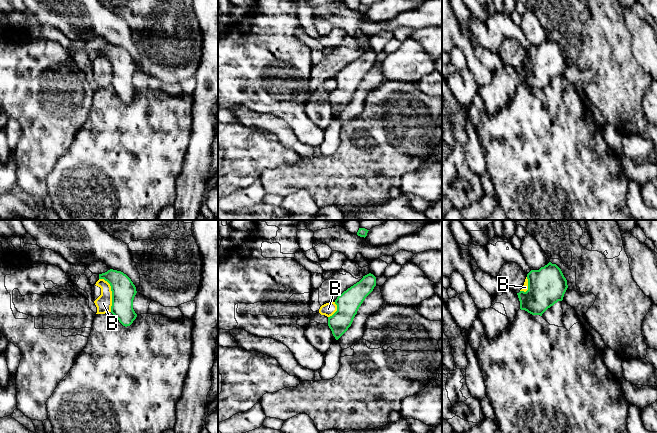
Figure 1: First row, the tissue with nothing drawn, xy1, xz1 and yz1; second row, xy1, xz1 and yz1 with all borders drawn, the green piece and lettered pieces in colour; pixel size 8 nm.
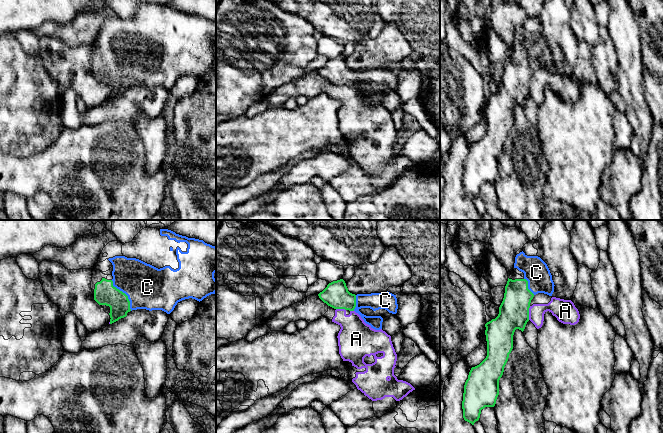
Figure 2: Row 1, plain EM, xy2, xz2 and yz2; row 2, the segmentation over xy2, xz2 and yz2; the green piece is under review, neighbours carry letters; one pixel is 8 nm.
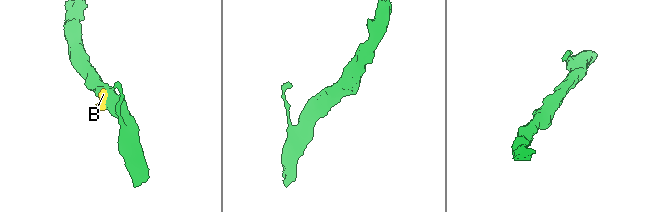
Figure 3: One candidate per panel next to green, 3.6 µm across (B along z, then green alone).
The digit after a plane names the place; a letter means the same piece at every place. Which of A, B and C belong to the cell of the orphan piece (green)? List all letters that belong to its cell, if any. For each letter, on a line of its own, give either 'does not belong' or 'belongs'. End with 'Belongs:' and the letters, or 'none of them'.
A: does not belong
B: does not belong
C: belongs
Belongs: C

